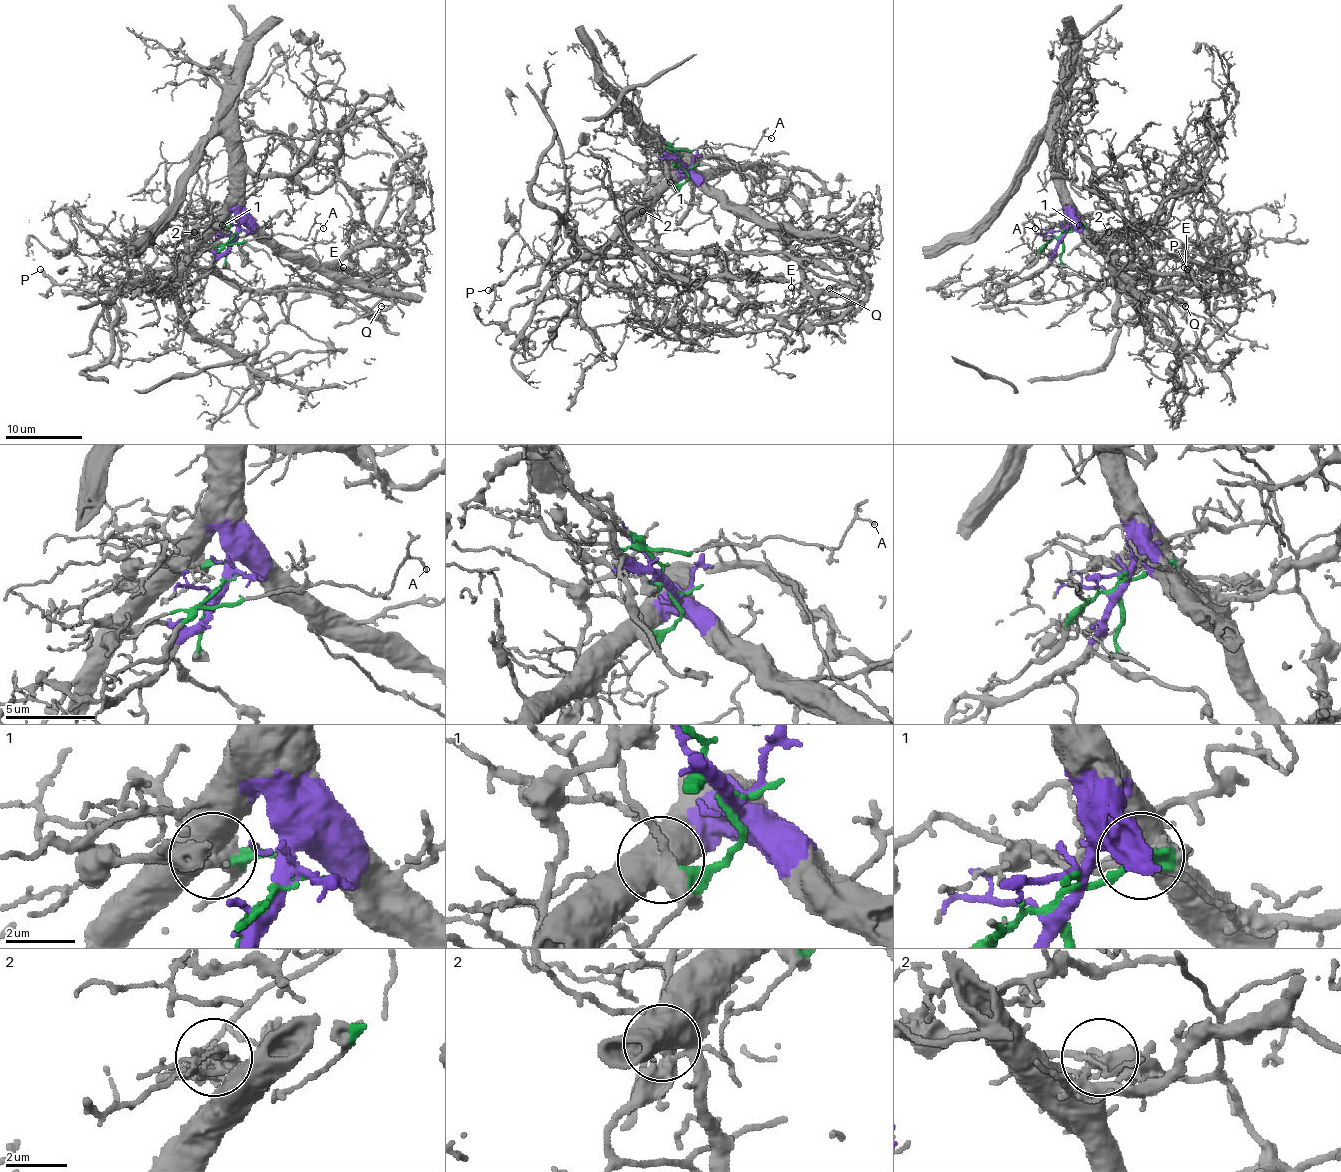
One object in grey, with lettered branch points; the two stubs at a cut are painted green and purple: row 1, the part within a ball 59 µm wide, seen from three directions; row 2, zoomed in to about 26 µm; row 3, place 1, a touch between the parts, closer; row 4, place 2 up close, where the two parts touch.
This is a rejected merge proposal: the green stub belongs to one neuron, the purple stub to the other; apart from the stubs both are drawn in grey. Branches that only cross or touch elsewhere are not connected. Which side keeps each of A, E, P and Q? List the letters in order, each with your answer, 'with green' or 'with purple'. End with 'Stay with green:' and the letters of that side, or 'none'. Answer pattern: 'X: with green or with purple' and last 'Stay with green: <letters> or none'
A: with green
E: with purple
P: with purple
Q: with green
Stay with green: A, Q

